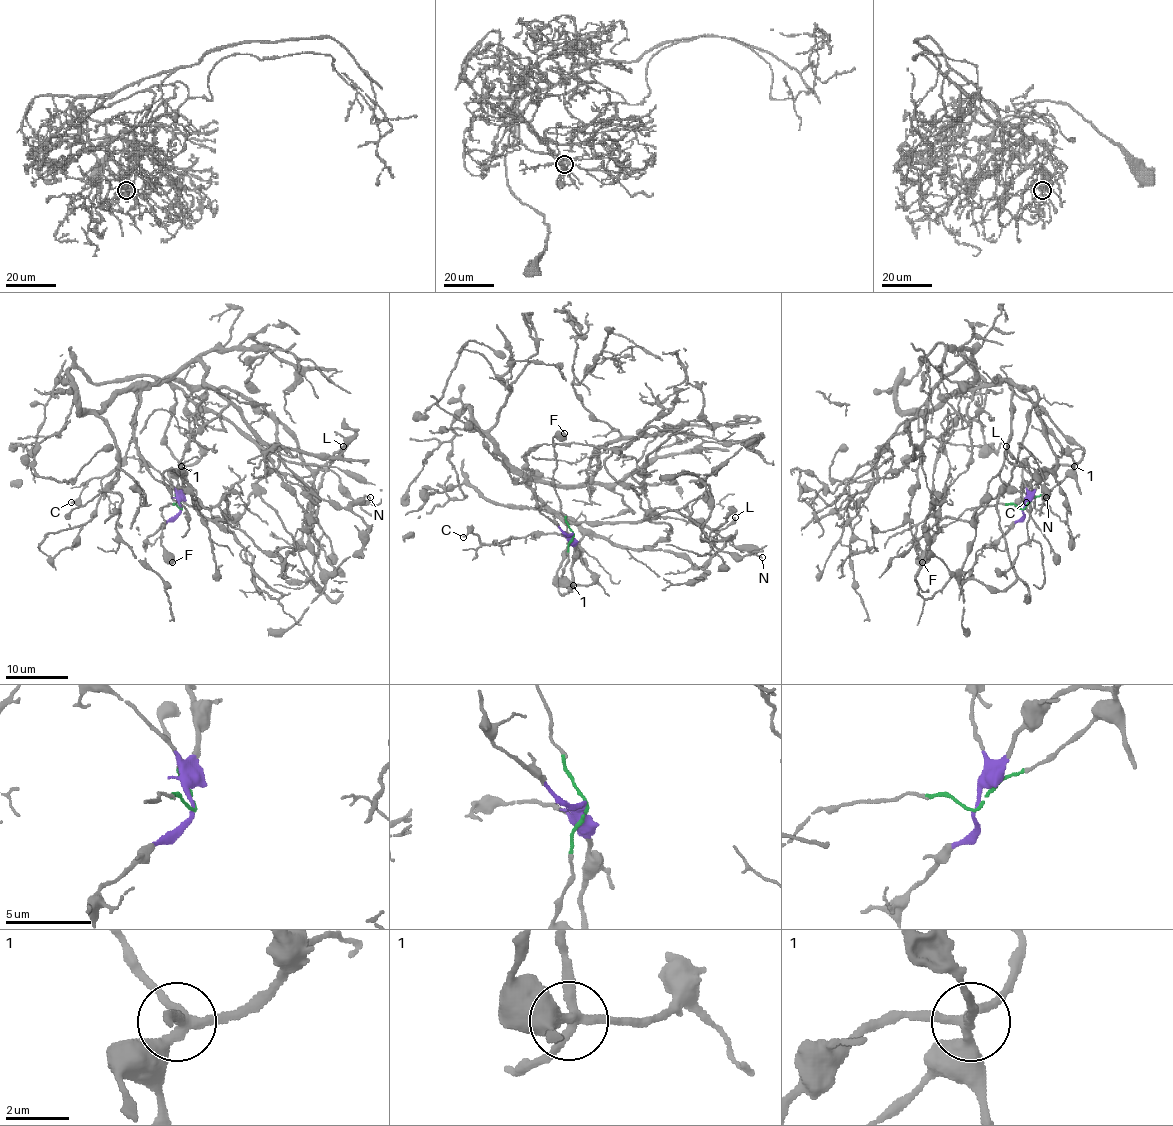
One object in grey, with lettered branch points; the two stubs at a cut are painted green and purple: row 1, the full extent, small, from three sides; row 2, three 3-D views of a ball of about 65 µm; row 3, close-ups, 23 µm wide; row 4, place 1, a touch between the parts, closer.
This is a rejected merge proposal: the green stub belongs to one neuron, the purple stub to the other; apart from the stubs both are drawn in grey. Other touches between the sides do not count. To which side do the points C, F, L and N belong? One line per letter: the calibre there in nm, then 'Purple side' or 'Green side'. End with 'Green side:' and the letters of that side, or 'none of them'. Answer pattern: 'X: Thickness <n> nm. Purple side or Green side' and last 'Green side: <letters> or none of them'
C: Thickness 160 nm. Purple side
F: Thickness 750 nm. Green side
L: Thickness 170 nm. Green side
N: Thickness 150 nm. Purple side
Green side: F, L

